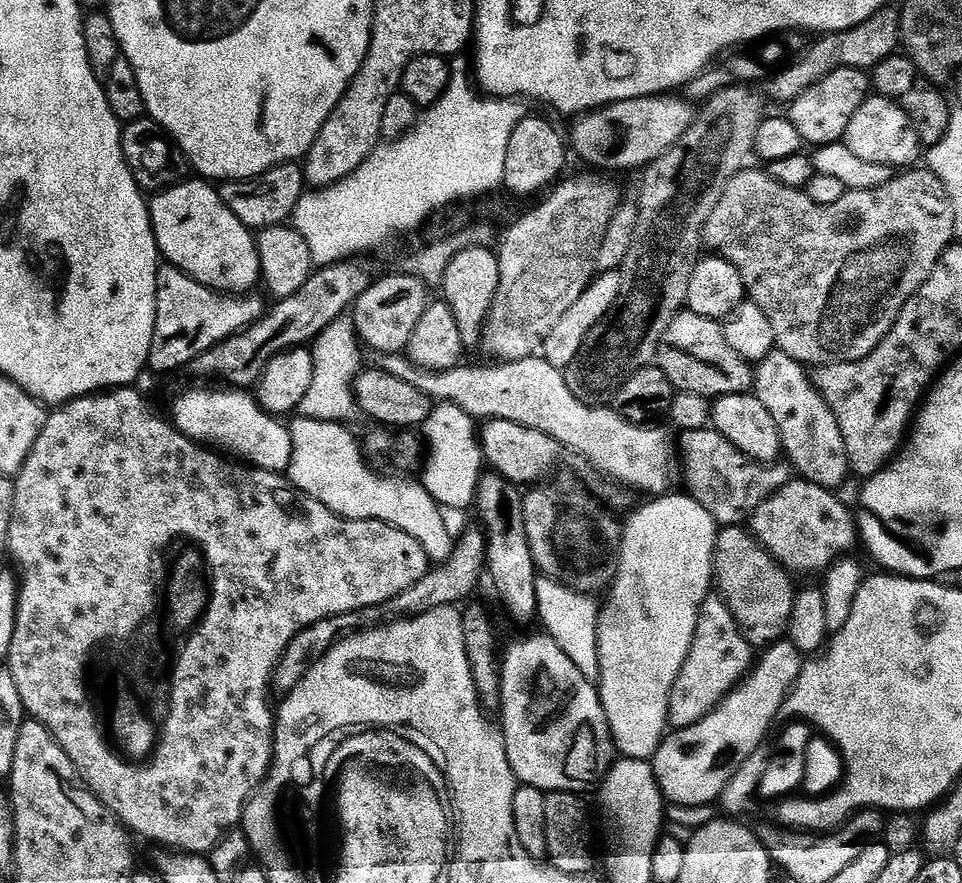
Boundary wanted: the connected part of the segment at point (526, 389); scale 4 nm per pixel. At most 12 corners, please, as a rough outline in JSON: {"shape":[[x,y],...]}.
{"shape":[[543,355],[378,366],[477,421],[506,419],[649,497],[676,480],[660,426],[580,400]]}

